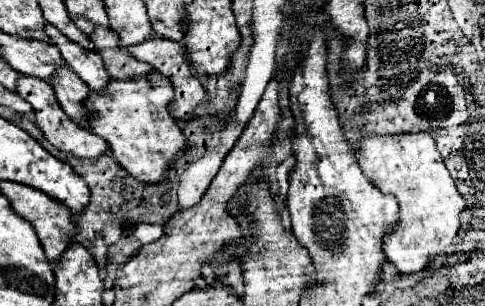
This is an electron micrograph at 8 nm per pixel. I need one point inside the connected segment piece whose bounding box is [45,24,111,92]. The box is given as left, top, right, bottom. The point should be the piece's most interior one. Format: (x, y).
(89, 66)

